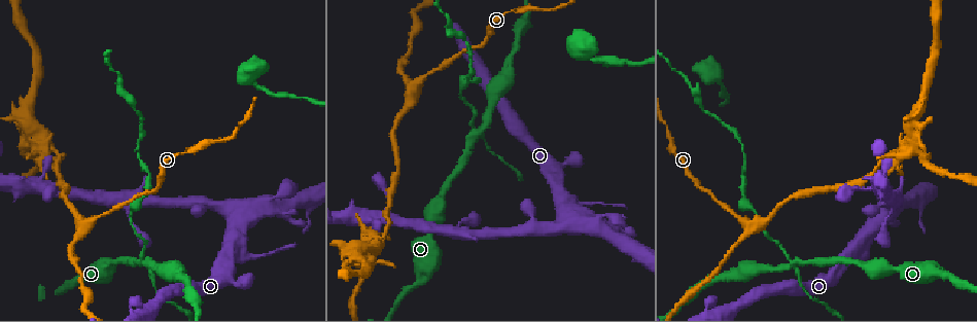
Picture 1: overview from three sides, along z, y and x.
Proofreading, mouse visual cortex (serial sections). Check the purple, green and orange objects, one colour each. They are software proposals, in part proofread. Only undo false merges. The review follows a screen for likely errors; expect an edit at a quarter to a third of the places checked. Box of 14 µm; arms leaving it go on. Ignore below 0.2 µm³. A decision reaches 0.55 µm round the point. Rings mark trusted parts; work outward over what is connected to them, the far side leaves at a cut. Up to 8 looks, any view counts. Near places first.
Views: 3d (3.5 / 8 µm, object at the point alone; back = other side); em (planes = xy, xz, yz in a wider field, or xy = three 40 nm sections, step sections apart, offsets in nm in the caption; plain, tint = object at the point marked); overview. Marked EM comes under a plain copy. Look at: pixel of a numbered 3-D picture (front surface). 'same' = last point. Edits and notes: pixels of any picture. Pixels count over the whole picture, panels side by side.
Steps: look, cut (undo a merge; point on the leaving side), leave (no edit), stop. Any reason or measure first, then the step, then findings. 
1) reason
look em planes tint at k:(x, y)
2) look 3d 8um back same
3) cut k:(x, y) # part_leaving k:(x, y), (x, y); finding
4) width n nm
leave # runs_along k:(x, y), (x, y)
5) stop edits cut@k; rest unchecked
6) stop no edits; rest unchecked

three arms meet
look 3d 3.5um at 1:(415, 83)

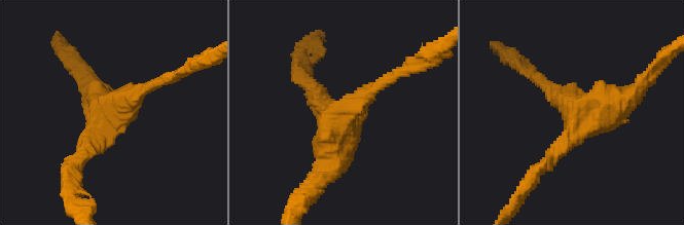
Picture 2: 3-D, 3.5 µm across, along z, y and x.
arms 3; arm_widths 200, 250, 400 nm
look em xy step 2 tint at 2:(117, 105)

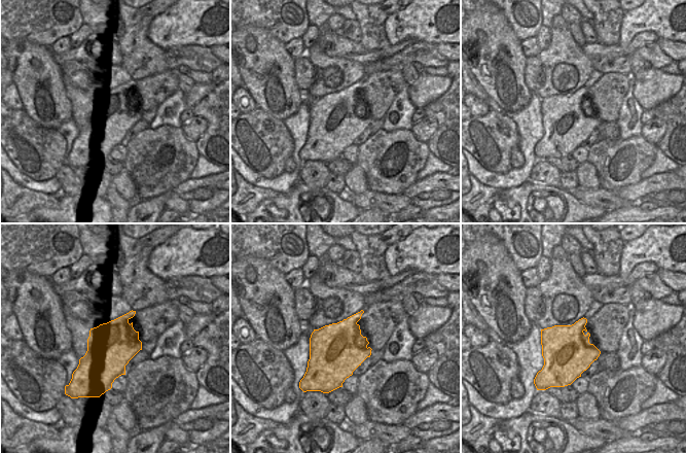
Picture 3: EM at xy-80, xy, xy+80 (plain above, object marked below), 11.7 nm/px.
leave # runs_along 2:(386, 81), (342, 115), (323, 178); one cell here

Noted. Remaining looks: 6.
sharp bend
look 3d 8um at 1:(48, 145)

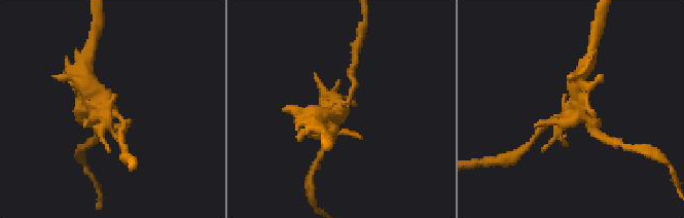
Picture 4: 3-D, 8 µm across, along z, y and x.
look 3d 3.5um at 4:(344, 111)

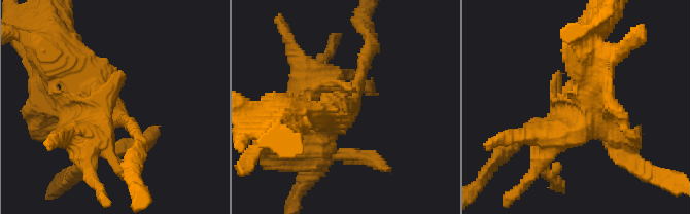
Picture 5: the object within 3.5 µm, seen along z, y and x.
look em xy step 1 tint at 5:(107, 110)

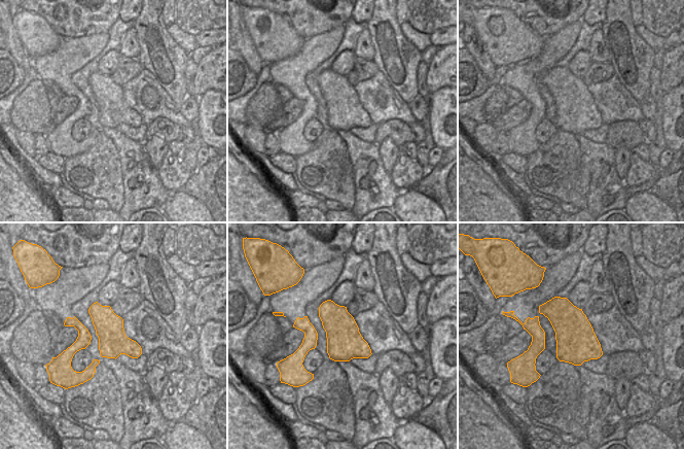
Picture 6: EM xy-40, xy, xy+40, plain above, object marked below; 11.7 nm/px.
cut 5:(567, 134) # part_leaving 5:(587, 111), (531, 174); a second cell is stuck on

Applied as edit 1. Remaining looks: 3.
abrupt turn
look 3d 3.5um at 1:(886, 213)

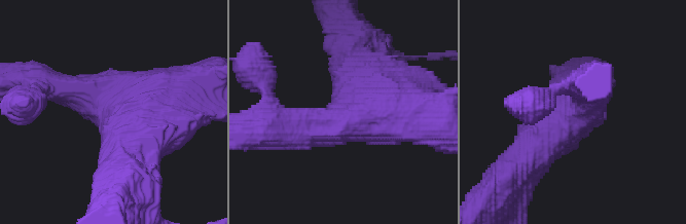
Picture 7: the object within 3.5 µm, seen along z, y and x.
look em xy step 2 tint at 7:(569, 117)

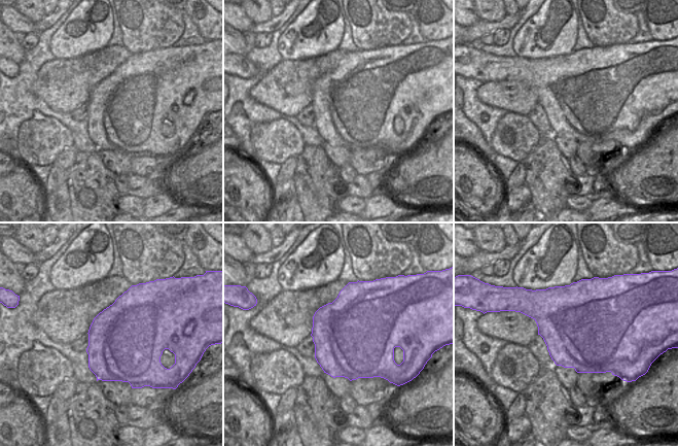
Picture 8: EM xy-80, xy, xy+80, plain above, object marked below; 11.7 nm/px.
leave # runs_along 7:(518, 169), (591, 89); one cell here

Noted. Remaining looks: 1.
stop edits cut@5; rest unchecked

